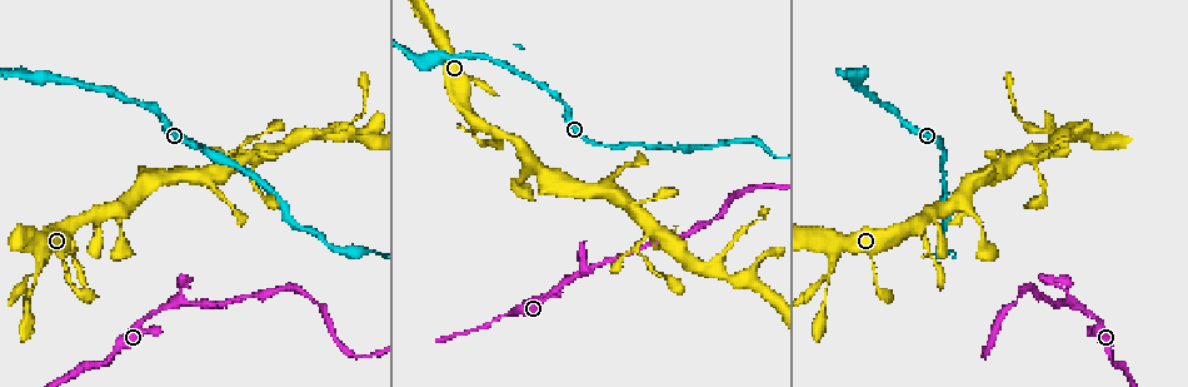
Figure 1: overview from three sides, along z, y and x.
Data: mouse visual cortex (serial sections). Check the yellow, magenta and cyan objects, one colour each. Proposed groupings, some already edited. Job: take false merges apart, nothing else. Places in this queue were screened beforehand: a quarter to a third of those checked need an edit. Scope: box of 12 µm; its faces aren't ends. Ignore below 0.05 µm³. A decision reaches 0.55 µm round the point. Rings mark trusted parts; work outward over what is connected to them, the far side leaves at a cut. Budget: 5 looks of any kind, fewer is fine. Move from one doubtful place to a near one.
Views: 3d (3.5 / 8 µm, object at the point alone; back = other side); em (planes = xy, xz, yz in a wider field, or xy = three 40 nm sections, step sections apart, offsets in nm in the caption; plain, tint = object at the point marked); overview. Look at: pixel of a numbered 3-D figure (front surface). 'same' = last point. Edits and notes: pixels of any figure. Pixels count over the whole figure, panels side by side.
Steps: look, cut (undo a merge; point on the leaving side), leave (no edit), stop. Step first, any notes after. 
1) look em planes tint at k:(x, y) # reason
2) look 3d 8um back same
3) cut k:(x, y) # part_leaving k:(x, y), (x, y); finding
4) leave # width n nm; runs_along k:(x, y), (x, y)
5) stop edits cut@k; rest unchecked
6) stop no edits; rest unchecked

look 3d 3.5um back at 1:(637, 253) # sharp bend

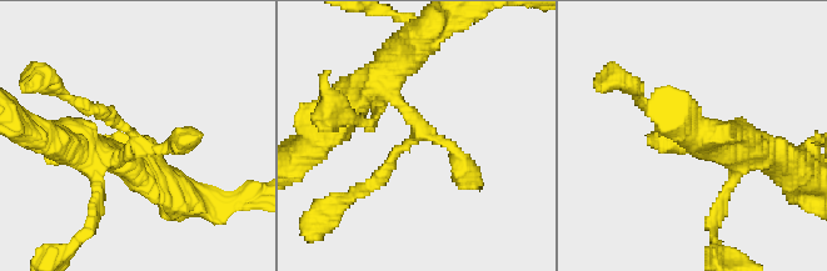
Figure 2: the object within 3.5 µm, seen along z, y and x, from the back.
look em planes tint at 2:(135, 142)

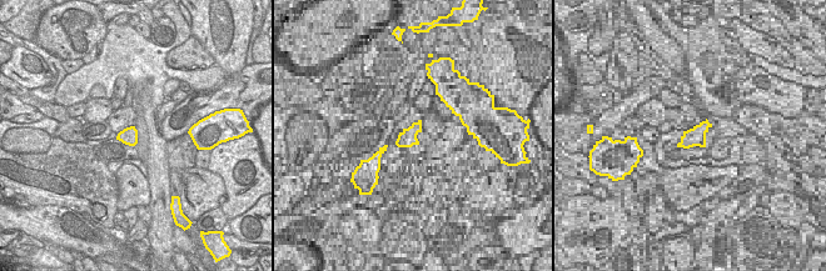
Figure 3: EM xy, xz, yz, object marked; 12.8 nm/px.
look em xy step 5 tint same # another direction

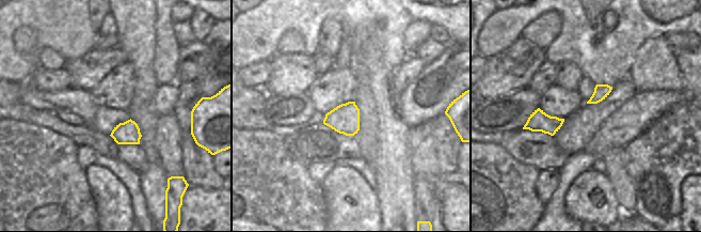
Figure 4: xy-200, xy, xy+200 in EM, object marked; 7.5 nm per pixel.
leave # all the same cell

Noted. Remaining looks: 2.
look 3d 3.5um back at 1:(1070, 304) # three-way junction

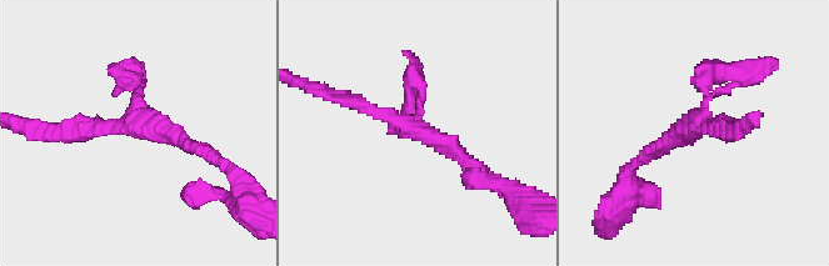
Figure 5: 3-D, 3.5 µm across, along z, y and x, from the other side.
look em xy step 2 tint at 5:(422, 129) # arms 3; arm_widths 200, 200, 200 nm; need the tissue

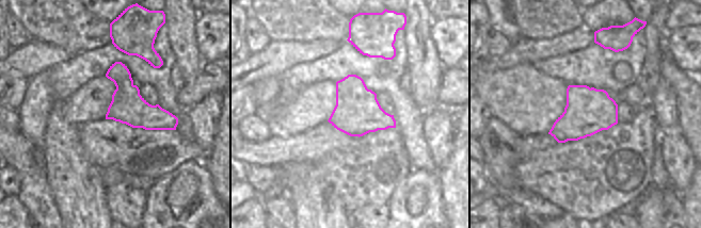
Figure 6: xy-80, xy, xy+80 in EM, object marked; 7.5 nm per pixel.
cut 5:(410, 86) # width 360 nm; part_leaving 5:(417, 118), (413, 58), (405, 50); two cells meet here

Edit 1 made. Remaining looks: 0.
stop edits cut@5; rest unchecked

